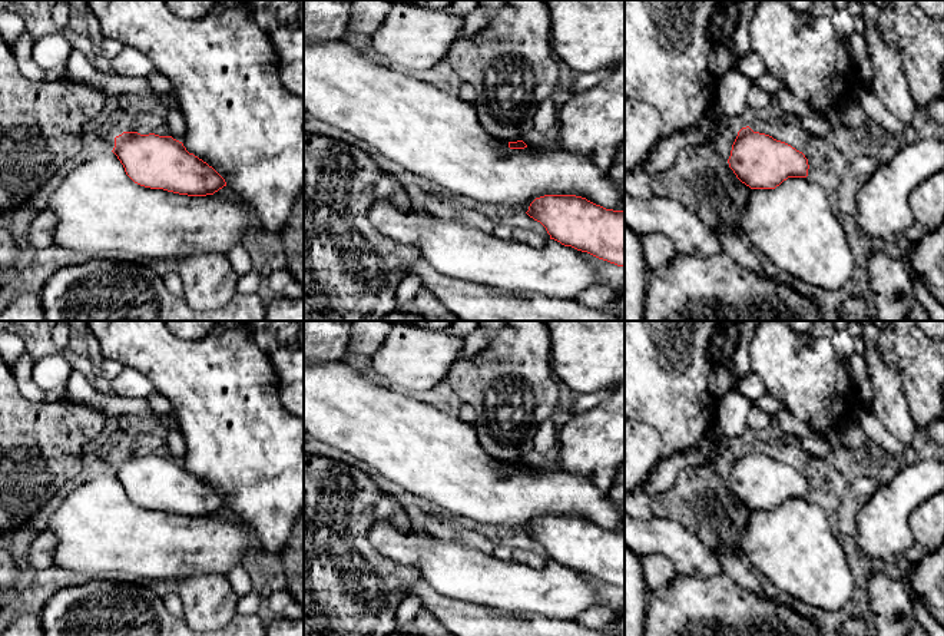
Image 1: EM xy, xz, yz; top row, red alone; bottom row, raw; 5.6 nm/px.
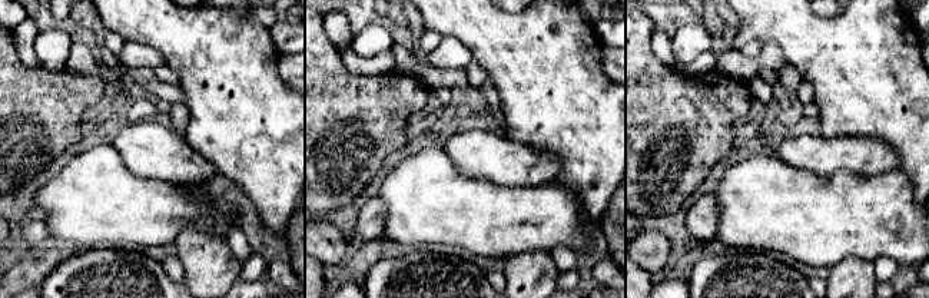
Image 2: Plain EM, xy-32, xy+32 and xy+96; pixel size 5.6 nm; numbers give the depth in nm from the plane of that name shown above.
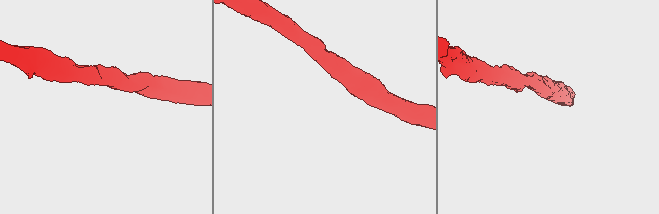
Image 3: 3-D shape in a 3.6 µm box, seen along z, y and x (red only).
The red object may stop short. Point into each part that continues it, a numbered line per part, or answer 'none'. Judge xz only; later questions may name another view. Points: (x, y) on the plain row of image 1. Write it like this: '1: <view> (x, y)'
none

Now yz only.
1: yz (794, 546)

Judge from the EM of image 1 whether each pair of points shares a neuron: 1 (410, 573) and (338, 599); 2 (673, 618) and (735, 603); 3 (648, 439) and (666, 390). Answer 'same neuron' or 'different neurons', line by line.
1: same neuron
2: same neuron
3: different neurons

